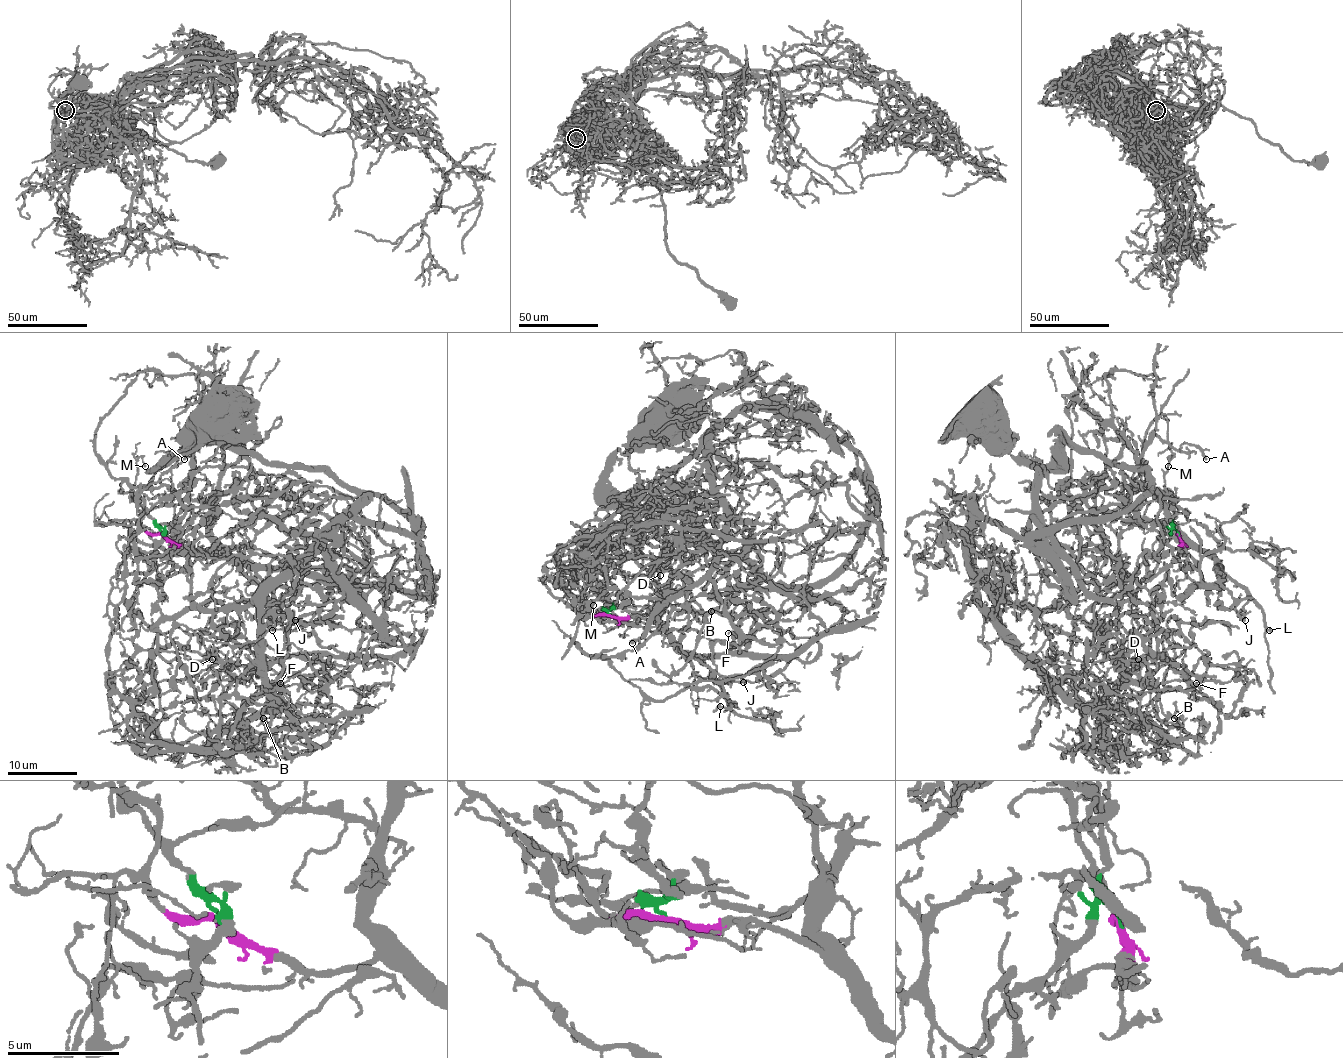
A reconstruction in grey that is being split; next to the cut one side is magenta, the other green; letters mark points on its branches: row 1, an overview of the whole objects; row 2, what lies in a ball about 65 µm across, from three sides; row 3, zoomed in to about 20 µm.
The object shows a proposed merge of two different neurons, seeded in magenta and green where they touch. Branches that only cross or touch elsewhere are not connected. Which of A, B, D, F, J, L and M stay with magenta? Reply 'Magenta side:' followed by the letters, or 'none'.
Magenta side: A, J, L, M

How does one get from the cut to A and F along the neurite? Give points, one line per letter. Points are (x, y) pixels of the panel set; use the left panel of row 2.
A: (165, 535), (195, 551), (210, 545), (217, 482), (242, 442), (219, 435), (182, 447), (193, 442), (184, 459)
F: (165, 535), (165, 616), (259, 607), (265, 731), (224, 698), (235, 663), (202, 682), (328, 665), (280, 682)

